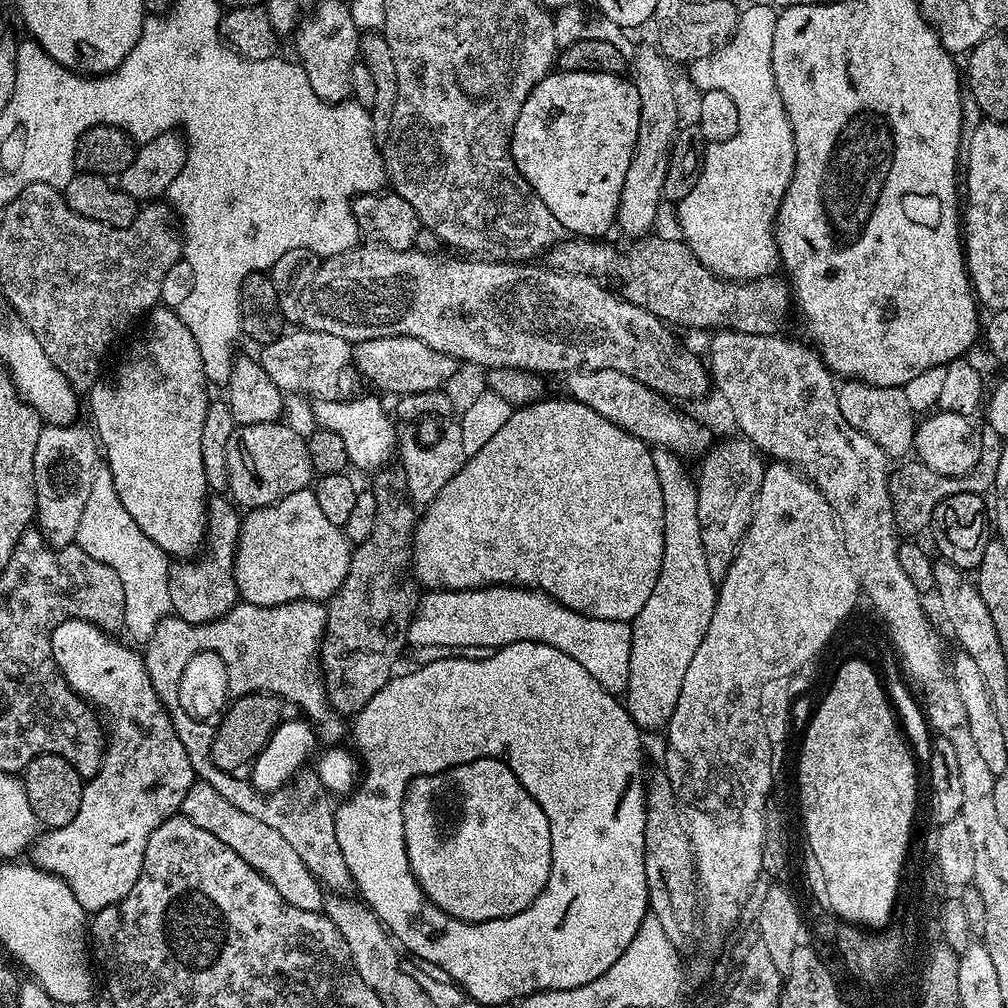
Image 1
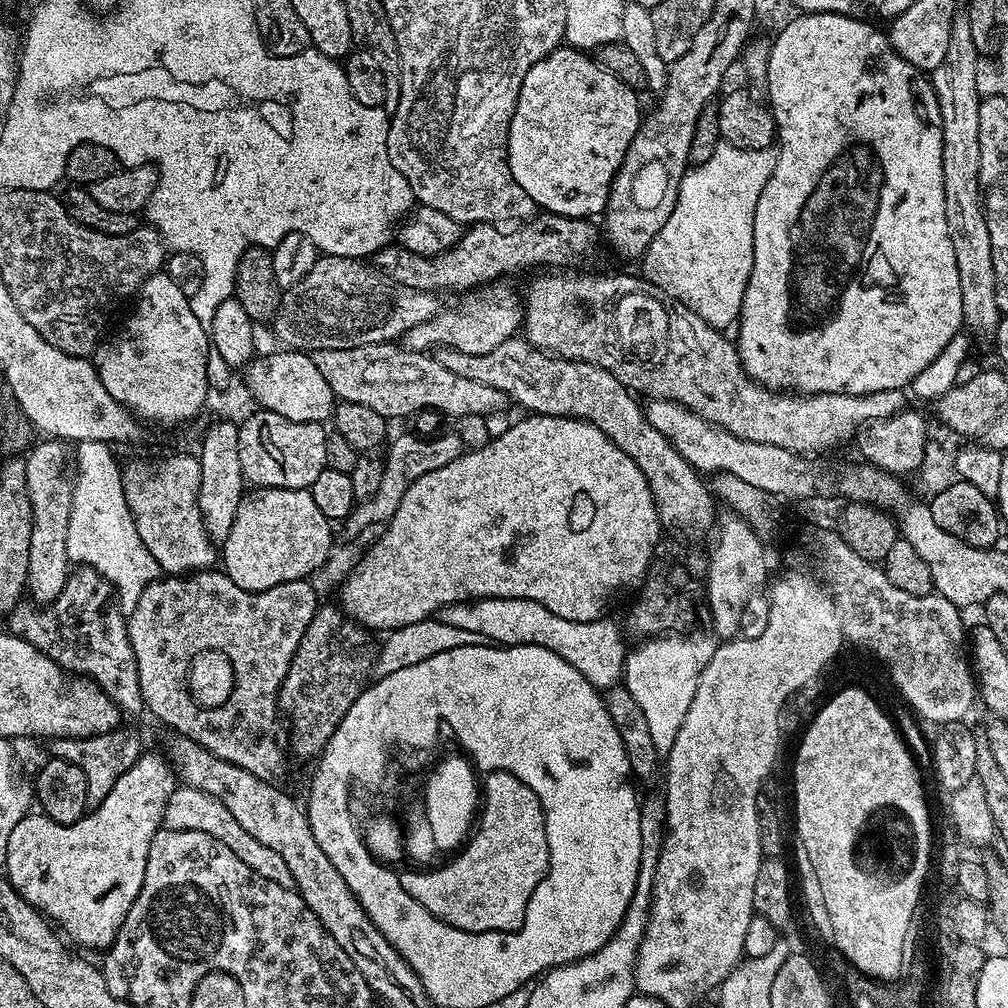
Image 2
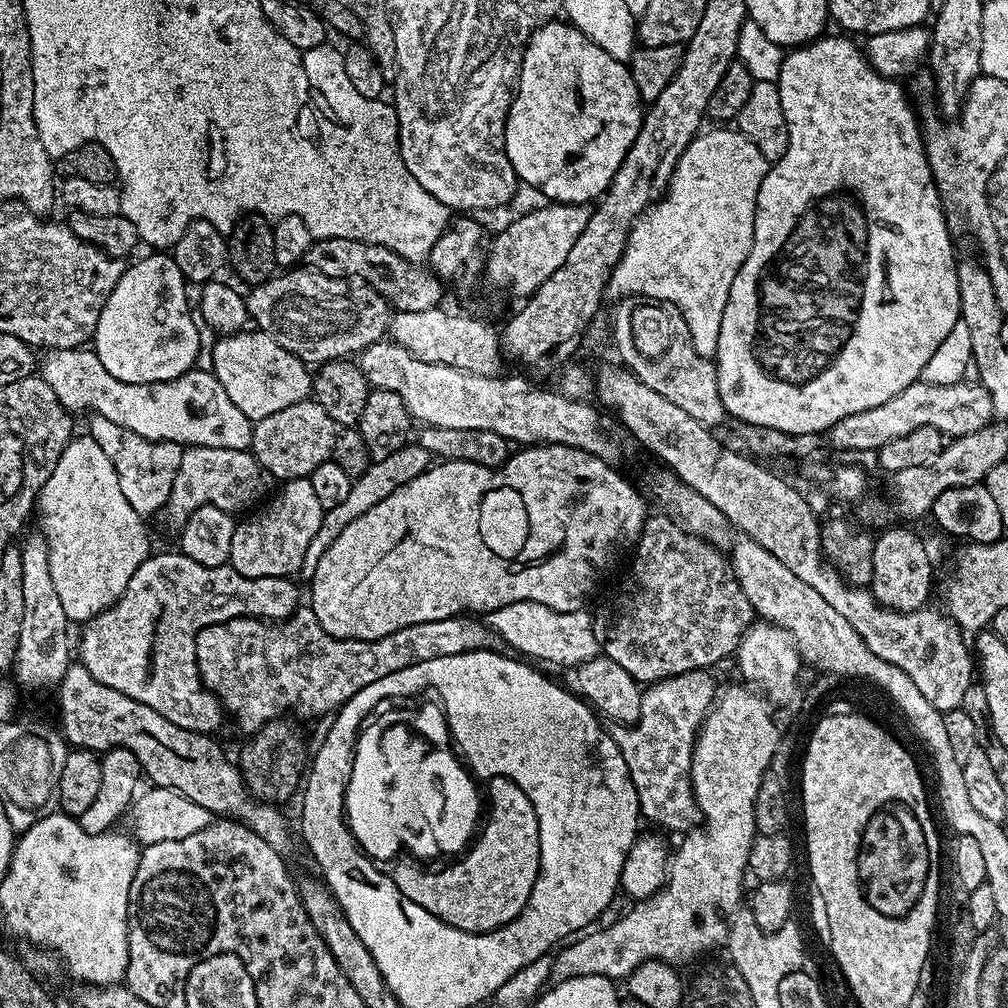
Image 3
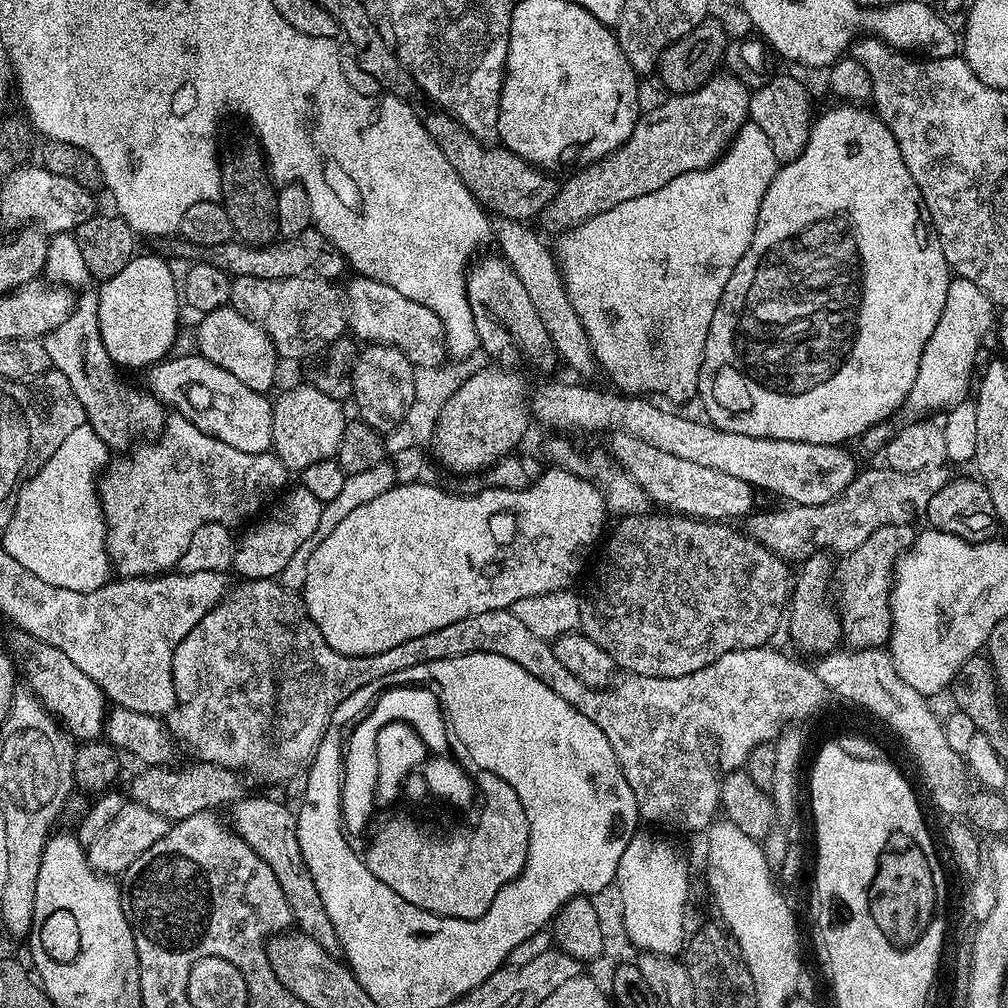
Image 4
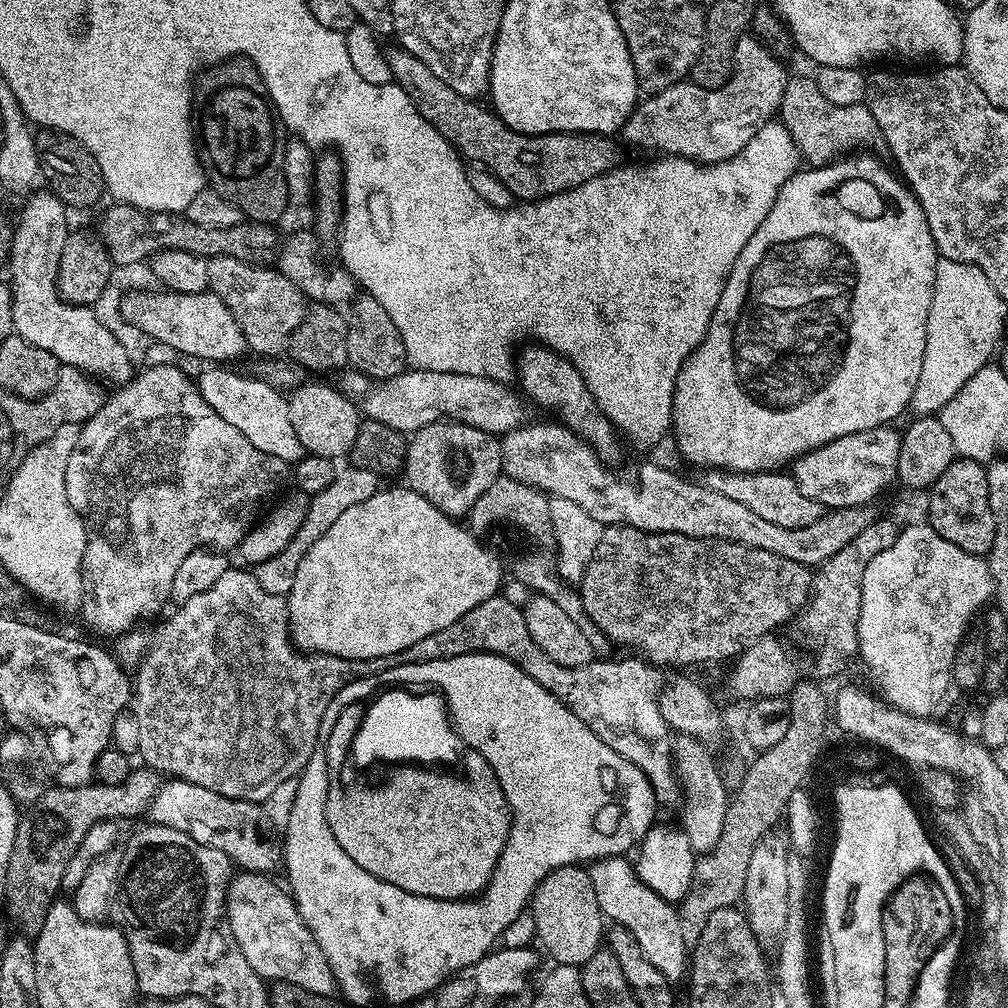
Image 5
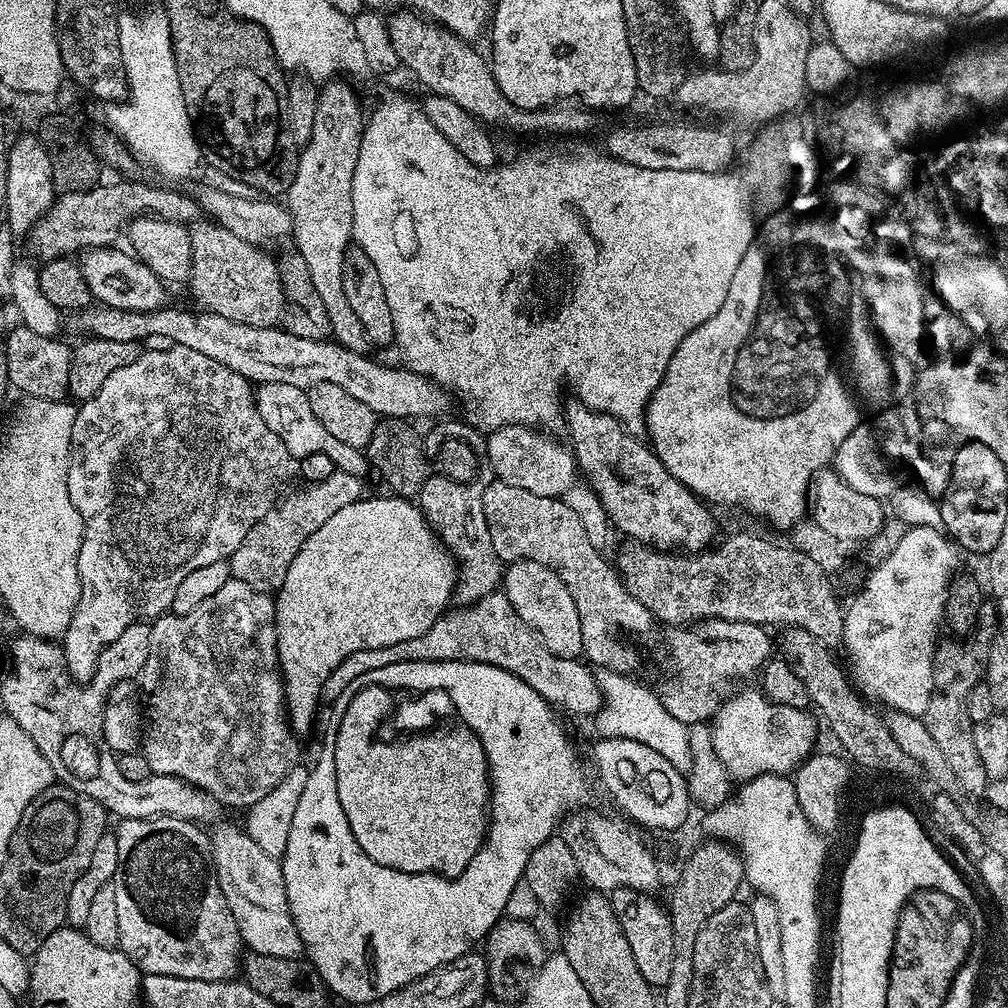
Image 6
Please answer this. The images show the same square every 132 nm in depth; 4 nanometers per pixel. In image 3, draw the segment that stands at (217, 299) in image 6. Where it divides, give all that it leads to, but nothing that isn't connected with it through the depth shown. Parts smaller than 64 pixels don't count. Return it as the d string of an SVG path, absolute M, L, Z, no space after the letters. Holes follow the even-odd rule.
M296 266L291 270L273 274L270 279L255 285L249 292L252 293L247 293L246 301L251 323L259 331L274 338L278 346L290 350L290 354L294 354L309 366L319 366L328 360L355 357L371 344L385 339L388 331L390 305L369 284L330 278L307 266Z

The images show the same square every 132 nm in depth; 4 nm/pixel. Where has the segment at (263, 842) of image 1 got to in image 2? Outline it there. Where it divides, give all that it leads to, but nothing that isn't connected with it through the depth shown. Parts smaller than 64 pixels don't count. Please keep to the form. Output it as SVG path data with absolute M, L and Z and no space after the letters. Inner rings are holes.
M178 786L174 794L170 794L170 802L166 802L164 810L163 827L170 830L198 830L202 834L210 834L210 838L218 838L222 846L234 850L234 854L238 854L238 858L242 858L242 862L246 862L246 866L250 866L254 874L258 874L264 880L278 882L278 886L293 887L290 870L286 867L282 854L270 850L270 846L262 846L258 838L253 838L246 830L242 830L234 814L230 814L230 810L226 810L226 806L218 802L218 798L210 798L210 794L206 794L200 788Z

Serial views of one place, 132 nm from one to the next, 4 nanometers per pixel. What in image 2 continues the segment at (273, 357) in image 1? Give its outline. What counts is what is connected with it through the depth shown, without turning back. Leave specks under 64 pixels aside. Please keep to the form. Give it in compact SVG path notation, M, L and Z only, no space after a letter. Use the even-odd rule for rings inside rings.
M396 342L367 344L342 350L318 350L311 353L314 366L322 378L330 382L333 397L340 402L358 402L370 406L385 418L412 416L423 408L437 408L450 418L466 414L488 417L494 412L504 412L506 397L494 386L458 378L454 370L446 370L439 359L423 352L412 352Z

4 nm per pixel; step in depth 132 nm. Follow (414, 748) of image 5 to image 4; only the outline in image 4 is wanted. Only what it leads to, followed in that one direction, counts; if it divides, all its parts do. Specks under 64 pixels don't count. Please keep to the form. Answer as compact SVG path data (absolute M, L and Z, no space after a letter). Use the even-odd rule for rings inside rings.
M409 686L392 688L388 692L381 693L371 710L355 725L360 729L360 736L349 733L344 751L341 816L352 816L352 820L356 820L356 812L352 812L352 808L356 808L356 796L360 796L360 800L364 800L364 792L368 792L368 772L364 772L364 776L360 776L360 768L352 768L352 764L368 764L368 760L372 762L372 740L368 740L368 736L372 736L372 732L379 732L383 726L390 723L404 722L422 737L429 751L438 754L446 750L446 740L442 736L443 732L446 732L443 707L437 693L433 689L430 691L426 688L429 687Z

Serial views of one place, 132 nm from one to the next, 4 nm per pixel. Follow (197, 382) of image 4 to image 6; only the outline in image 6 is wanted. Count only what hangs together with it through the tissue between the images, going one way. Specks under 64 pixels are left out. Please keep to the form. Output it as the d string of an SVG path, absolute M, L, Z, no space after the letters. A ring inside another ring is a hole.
M262 384L255 389L254 395L258 414L262 414L262 422L266 422L266 426L270 426L270 430L280 436L280 441L292 456L299 458L315 452L326 454L326 458L334 462L337 470L361 478L367 477L367 472L370 472L367 455L359 448L346 446L346 442L338 442L338 438L334 438L334 434L330 434L330 430L326 430L326 426L322 426L318 418L314 418L314 410L310 410L305 389L285 384Z

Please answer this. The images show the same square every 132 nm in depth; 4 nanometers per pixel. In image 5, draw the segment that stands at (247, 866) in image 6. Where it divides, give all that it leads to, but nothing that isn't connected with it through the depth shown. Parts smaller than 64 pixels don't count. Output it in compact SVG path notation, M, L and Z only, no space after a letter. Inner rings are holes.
M247 870L233 875L228 885L226 905L232 939L238 942L246 962L250 962L252 969L264 981L290 982L312 994L335 997L338 989L334 970L330 970L330 962L326 962L322 946L318 946L306 922L302 922L302 914L298 914L289 889L279 888L272 879L271 875Z

